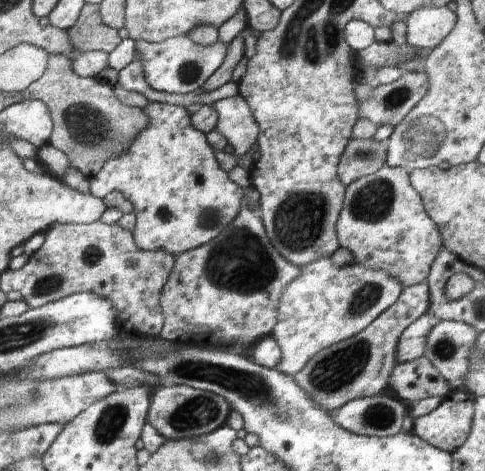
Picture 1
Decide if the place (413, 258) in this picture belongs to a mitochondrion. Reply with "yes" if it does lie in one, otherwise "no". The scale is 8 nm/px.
no

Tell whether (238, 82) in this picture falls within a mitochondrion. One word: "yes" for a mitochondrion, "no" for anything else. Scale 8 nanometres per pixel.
no

